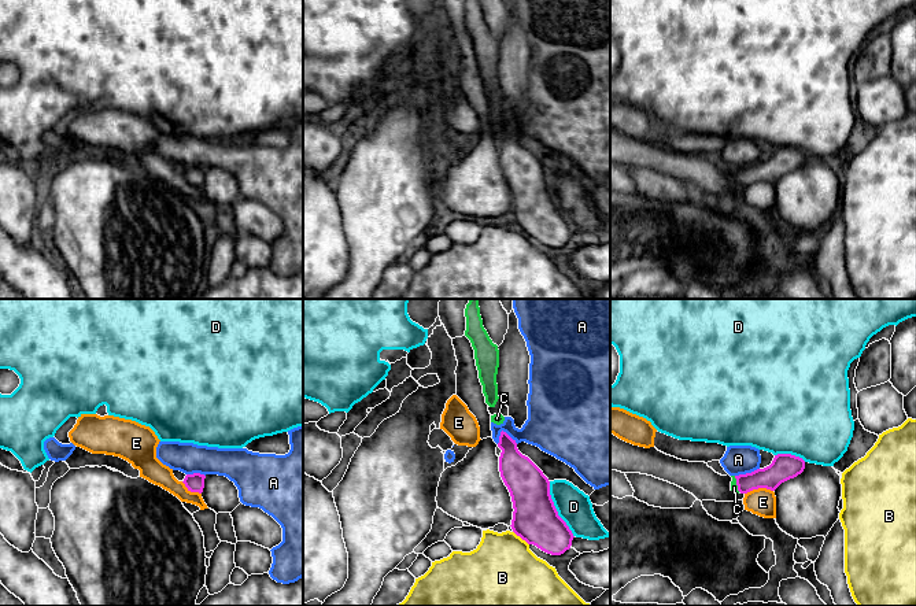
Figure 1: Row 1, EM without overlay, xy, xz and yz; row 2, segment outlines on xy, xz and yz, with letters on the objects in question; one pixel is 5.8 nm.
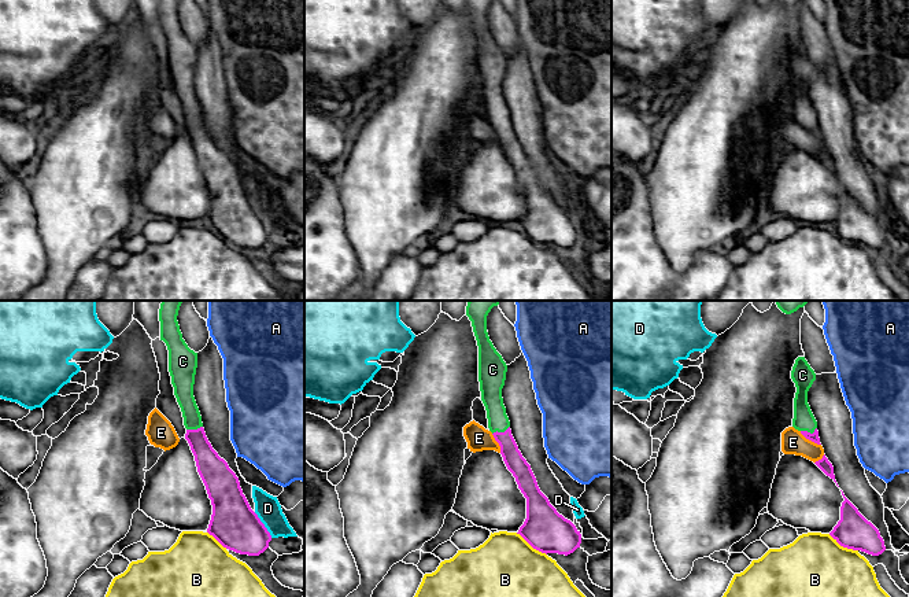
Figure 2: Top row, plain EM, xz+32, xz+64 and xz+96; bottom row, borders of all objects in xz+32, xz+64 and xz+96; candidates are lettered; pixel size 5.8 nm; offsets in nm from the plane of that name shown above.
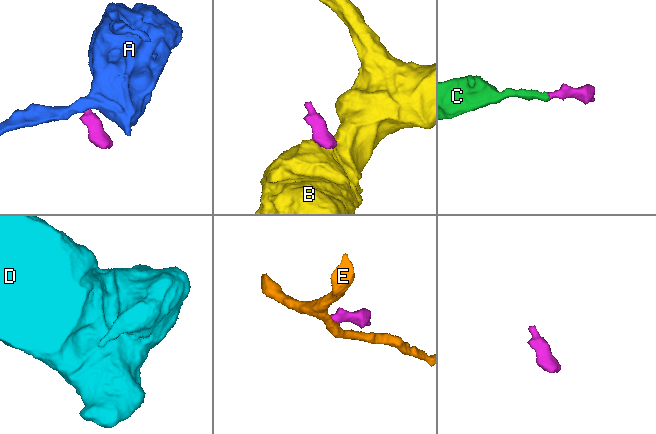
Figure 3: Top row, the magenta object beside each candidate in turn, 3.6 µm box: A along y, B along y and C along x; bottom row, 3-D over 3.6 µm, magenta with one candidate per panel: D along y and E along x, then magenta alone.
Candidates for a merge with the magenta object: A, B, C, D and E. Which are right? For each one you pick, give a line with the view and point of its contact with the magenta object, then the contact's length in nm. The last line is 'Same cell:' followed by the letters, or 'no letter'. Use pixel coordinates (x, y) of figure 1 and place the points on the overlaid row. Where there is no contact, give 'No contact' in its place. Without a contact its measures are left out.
C: Touches magenta at yz (737, 484). Shared border 100 nm
Same cell: C

